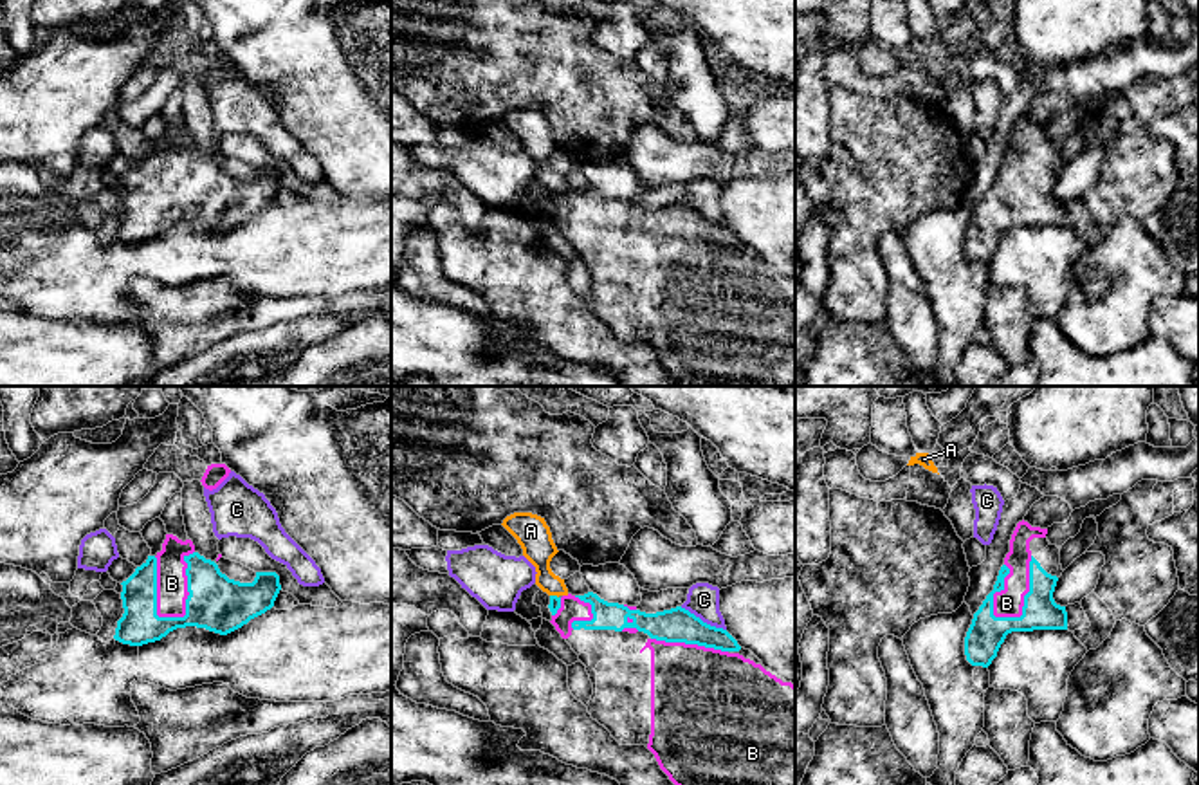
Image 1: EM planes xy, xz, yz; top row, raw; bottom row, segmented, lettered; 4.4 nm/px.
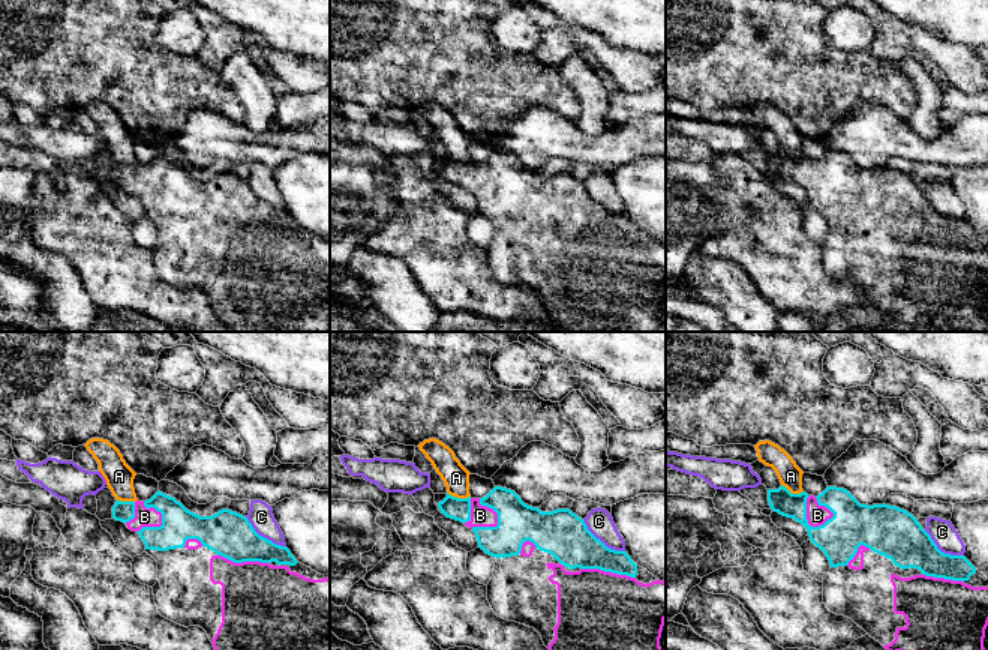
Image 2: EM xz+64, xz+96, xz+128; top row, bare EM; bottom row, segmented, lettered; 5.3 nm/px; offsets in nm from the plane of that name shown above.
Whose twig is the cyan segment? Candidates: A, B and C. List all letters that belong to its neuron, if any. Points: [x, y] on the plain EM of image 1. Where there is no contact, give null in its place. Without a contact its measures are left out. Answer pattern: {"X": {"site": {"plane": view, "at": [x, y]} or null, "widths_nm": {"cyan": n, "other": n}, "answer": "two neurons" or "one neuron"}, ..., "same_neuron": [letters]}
{"A": {"site": {"plane": "xz", "at": [554, 192]}, "widths_nm": {"cyan": 50, "other": 140}, "answer": "two neurons"}, "B": {"site": {"plane": "xy", "at": [190, 190]}, "widths_nm": {"cyan": 260, "other": 140}, "answer": "one neuron"}, "C": {"site": {"plane": "xz", "at": [702, 217]}, "widths_nm": {"cyan": 160, "other": 140}, "answer": "two neurons"}, "same_neuron": ["B"]}

